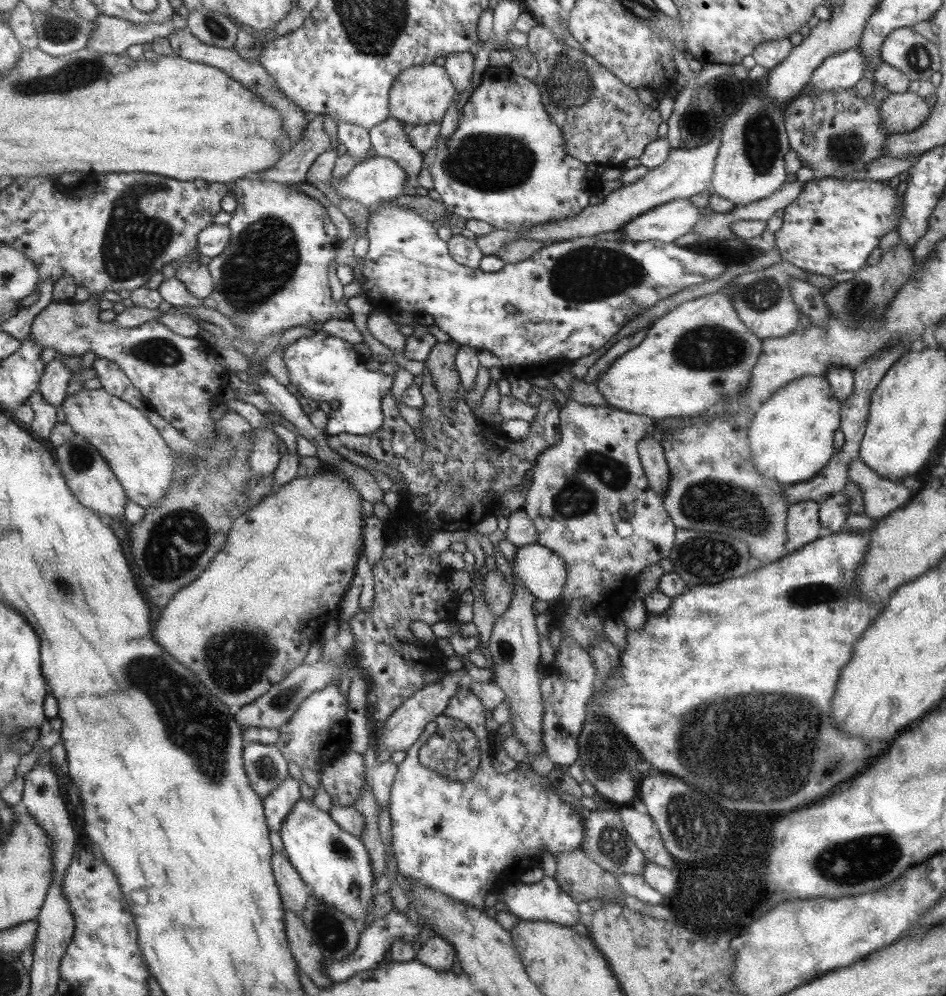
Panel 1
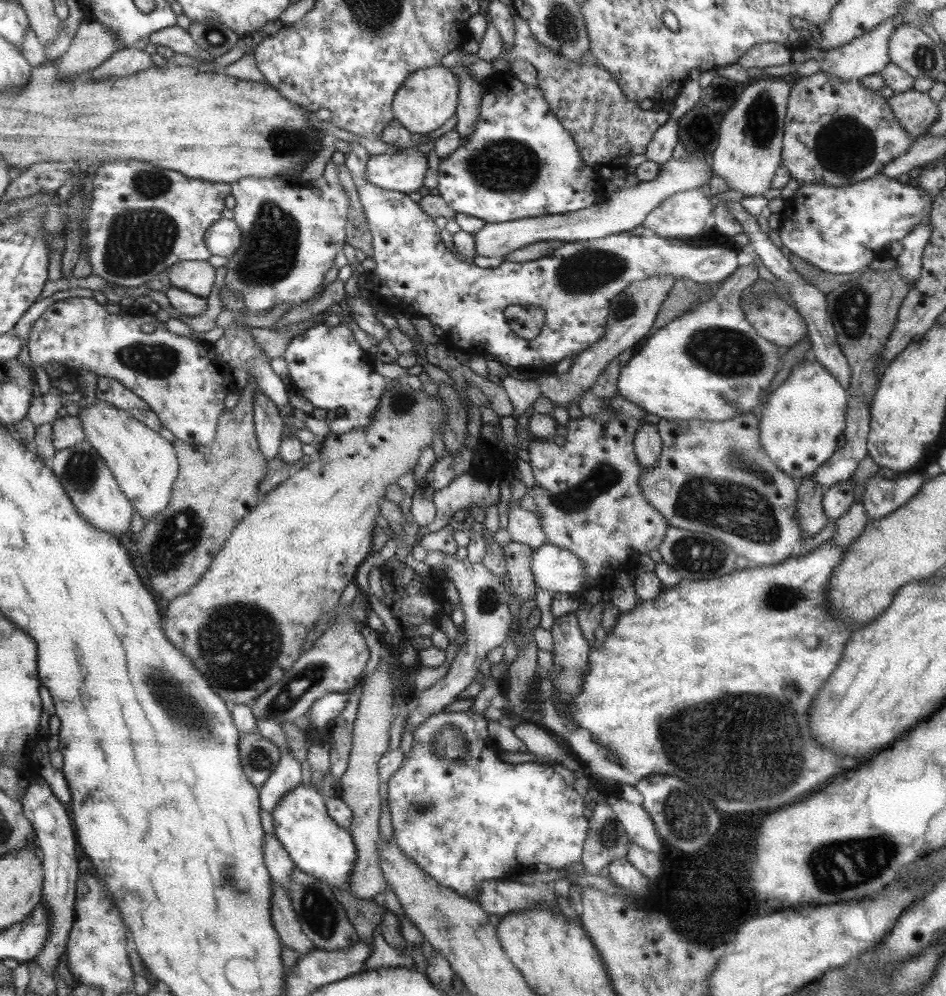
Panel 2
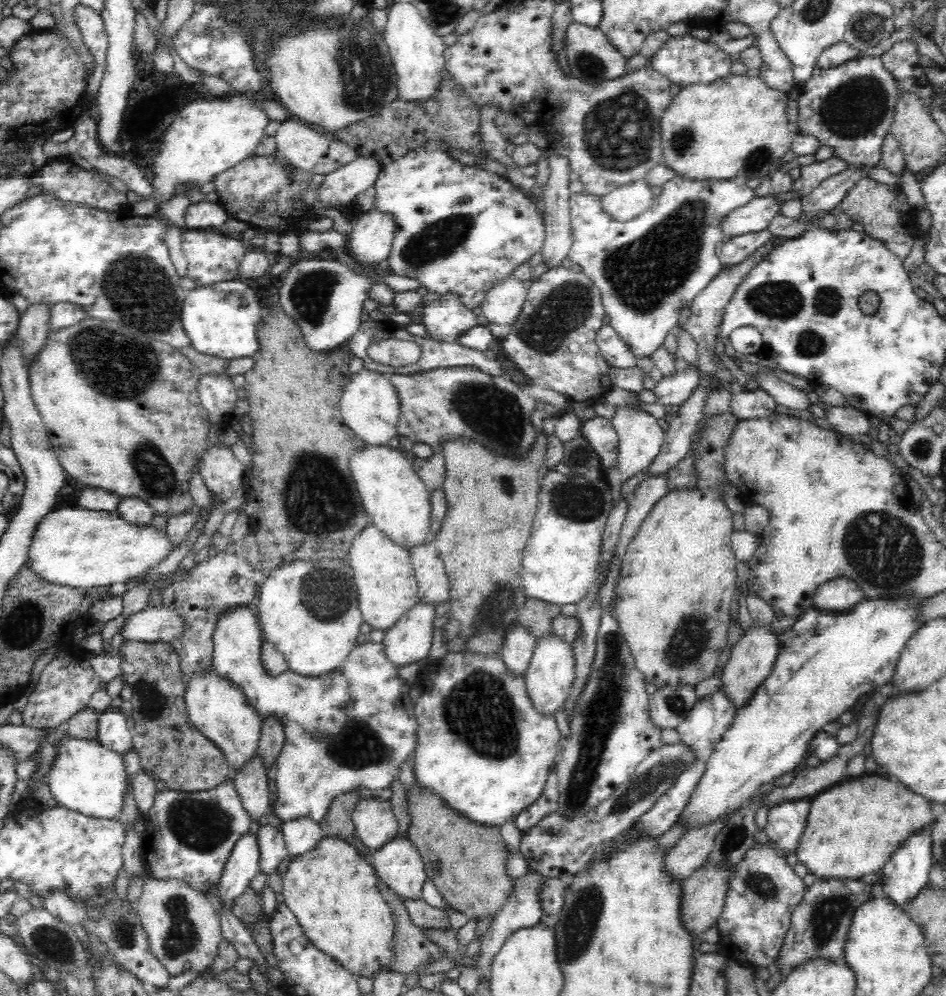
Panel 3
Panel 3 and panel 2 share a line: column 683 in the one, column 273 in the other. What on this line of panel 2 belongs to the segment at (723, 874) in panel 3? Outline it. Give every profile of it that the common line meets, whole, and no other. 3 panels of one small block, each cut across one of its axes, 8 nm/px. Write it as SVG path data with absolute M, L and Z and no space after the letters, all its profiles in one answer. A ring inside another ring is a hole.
M272 882L271 915L273 928L280 936L281 943L297 952L299 958L315 948L303 934L287 892L275 882Z

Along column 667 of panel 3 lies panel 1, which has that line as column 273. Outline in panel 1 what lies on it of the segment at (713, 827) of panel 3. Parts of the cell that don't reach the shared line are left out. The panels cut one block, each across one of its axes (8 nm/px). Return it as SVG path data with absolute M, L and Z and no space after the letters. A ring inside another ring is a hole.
M272 852L272 873L276 879L277 888L283 901L283 907L291 910L297 918L307 902L309 889L301 880L299 874L288 860L288 857L281 852Z

